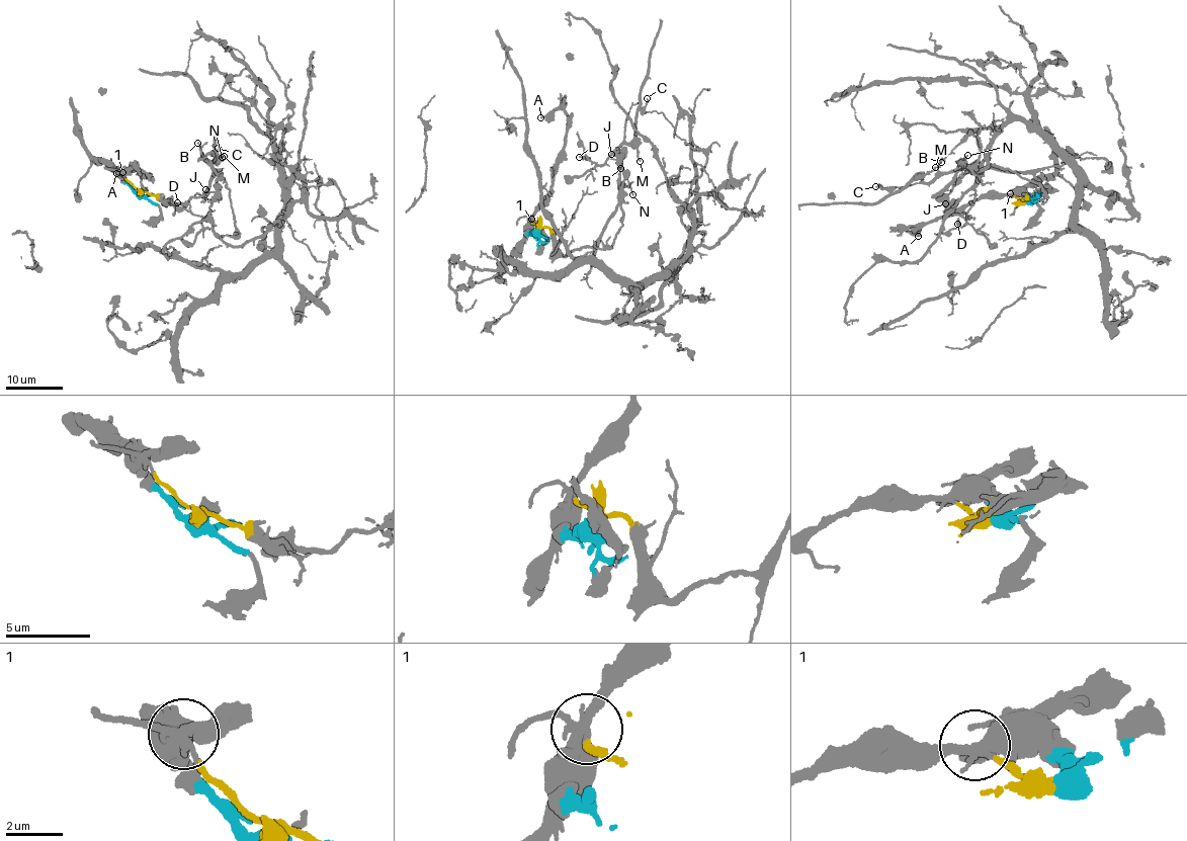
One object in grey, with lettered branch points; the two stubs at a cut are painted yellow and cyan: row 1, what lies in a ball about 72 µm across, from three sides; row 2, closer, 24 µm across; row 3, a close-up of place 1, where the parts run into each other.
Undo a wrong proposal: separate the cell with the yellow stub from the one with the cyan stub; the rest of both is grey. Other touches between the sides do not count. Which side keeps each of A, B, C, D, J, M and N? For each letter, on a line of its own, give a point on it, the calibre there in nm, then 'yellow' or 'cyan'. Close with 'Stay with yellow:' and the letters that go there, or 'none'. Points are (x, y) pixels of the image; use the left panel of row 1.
A: place (116, 173); calibre 200 nm; cyan
B: place (197, 143); calibre 150 nm; yellow
C: place (218, 148); calibre 130 nm; yellow
D: place (177, 202); calibre 100 nm; yellow
J: place (205, 189); calibre 130 nm; yellow
M: place (224, 156); calibre 160 nm; yellow
N: place (222, 157); calibre 140 nm; yellow
Stay with yellow: B, C, D, J, M, N

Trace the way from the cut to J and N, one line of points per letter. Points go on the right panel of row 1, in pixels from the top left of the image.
J: (1025, 201), (1021, 198), (1041, 193), (1048, 187), (1030, 173), (990, 168), (969, 173), (958, 179), (944, 203)
N: (1025, 201), (1021, 198), (1041, 193), (1047, 187), (1030, 173), (990, 168), (965, 171), (961, 160), (967, 155)

